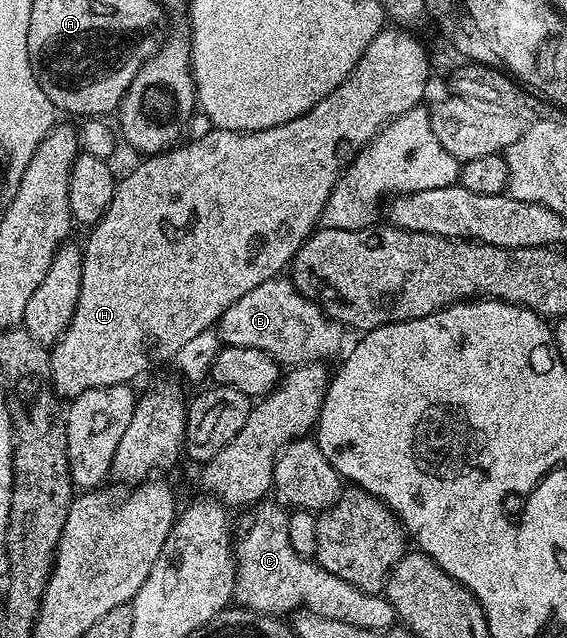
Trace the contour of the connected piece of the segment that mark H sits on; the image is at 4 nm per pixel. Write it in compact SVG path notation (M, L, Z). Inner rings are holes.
M398 26L383 27L382 31L372 38L372 42L364 50L361 60L350 72L348 79L340 86L336 86L332 94L316 102L316 106L312 106L312 110L308 110L300 118L259 132L233 132L211 127L210 132L202 137L191 139L191 144L183 143L165 152L147 155L143 159L146 160L143 164L136 165L123 180L121 177L117 181L112 202L97 224L89 229L90 237L87 238L86 244L84 243L82 281L72 322L64 330L61 338L49 349L50 379L59 397L73 398L84 394L89 388L111 388L113 384L129 385L130 380L160 367L165 360L173 361L180 346L184 346L188 338L196 338L196 334L200 334L205 328L214 328L218 317L224 310L228 310L228 306L232 306L232 302L260 286L260 282L275 279L281 273L278 271L282 267L283 271L293 261L298 247L321 221L325 203L328 202L333 188L337 185L338 177L342 175L348 162L353 160L394 117L404 115L408 110L423 103L426 79L430 76L430 60L426 57L425 46L412 33L401 30L403 29ZM230 176L238 176L238 184L234 184Z

